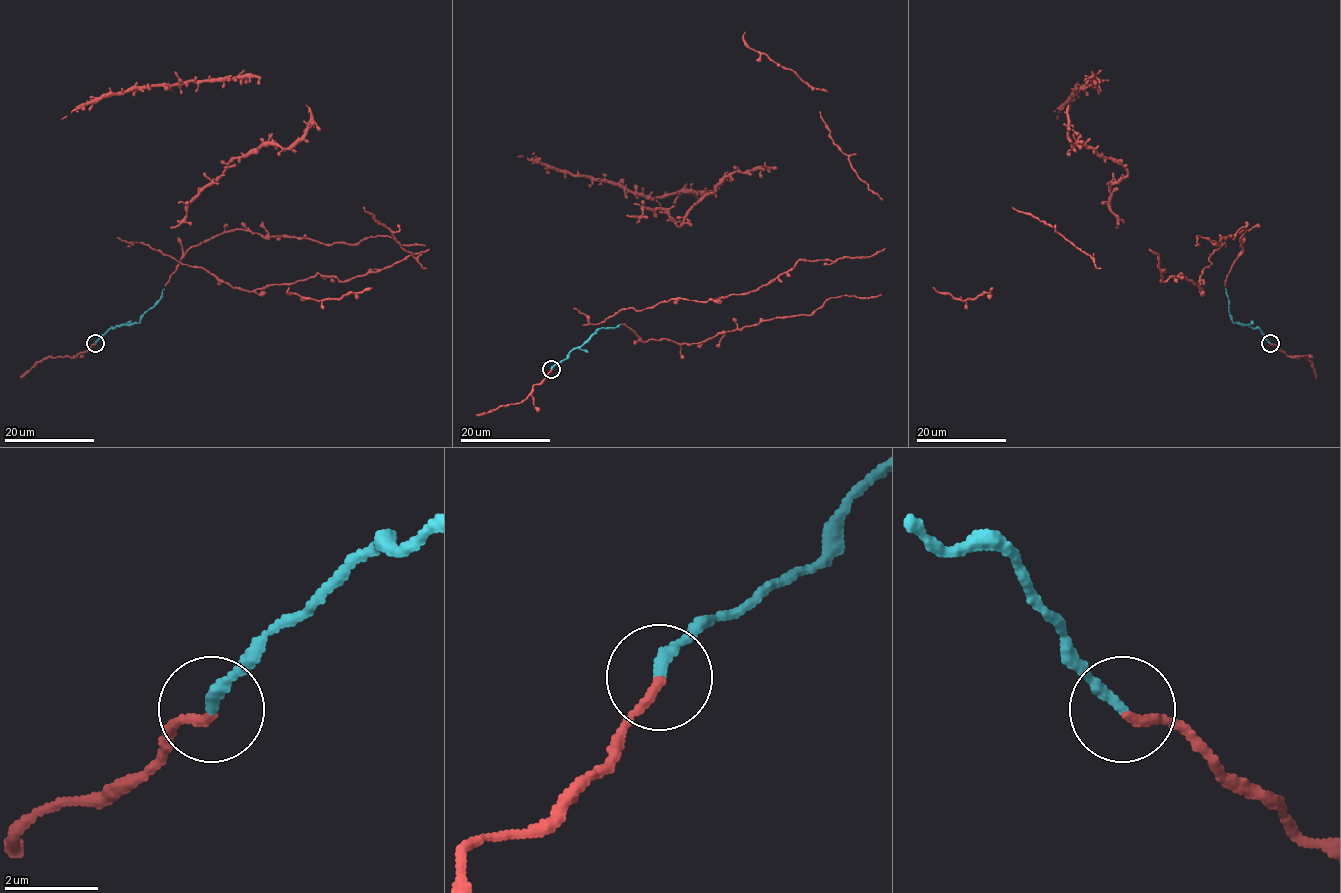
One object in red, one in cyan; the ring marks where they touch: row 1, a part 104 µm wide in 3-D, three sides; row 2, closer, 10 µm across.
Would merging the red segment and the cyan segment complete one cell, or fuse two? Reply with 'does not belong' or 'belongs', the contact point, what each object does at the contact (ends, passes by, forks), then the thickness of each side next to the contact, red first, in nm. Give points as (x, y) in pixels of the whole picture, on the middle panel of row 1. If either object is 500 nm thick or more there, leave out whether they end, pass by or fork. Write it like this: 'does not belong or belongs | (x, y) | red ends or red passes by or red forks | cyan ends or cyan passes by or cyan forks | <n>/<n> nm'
belongs | (551, 369) | red ends | cyan ends | 180/240 nm

